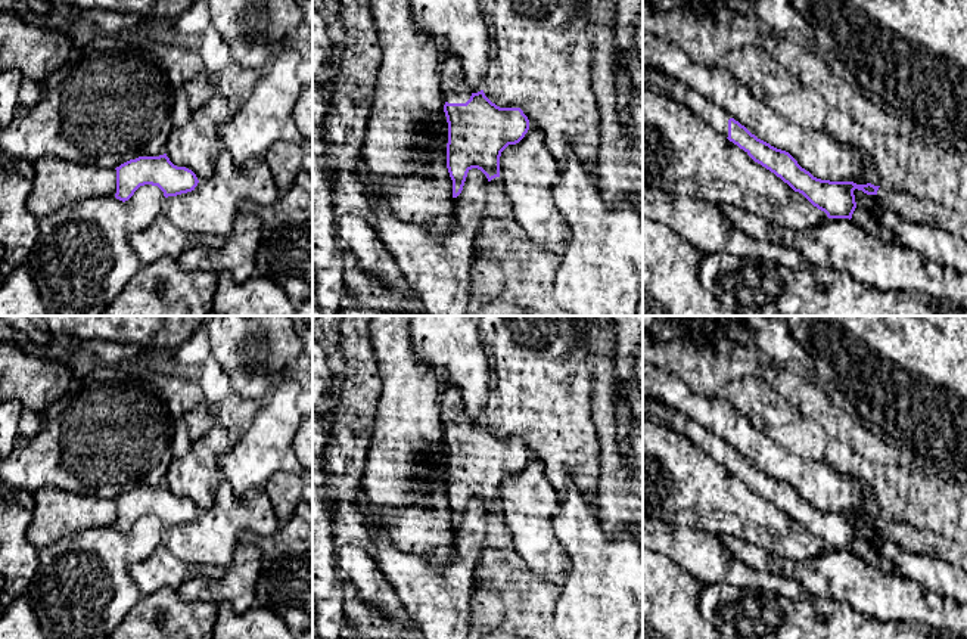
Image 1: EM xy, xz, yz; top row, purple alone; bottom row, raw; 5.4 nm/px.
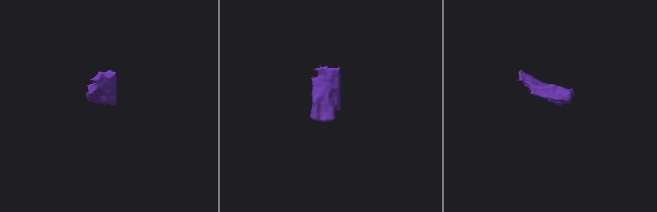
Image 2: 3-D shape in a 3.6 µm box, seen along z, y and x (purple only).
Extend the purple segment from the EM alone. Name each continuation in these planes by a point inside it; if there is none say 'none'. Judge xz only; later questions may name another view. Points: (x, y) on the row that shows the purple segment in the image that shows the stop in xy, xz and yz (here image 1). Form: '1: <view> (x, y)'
1: xz (454, 87)

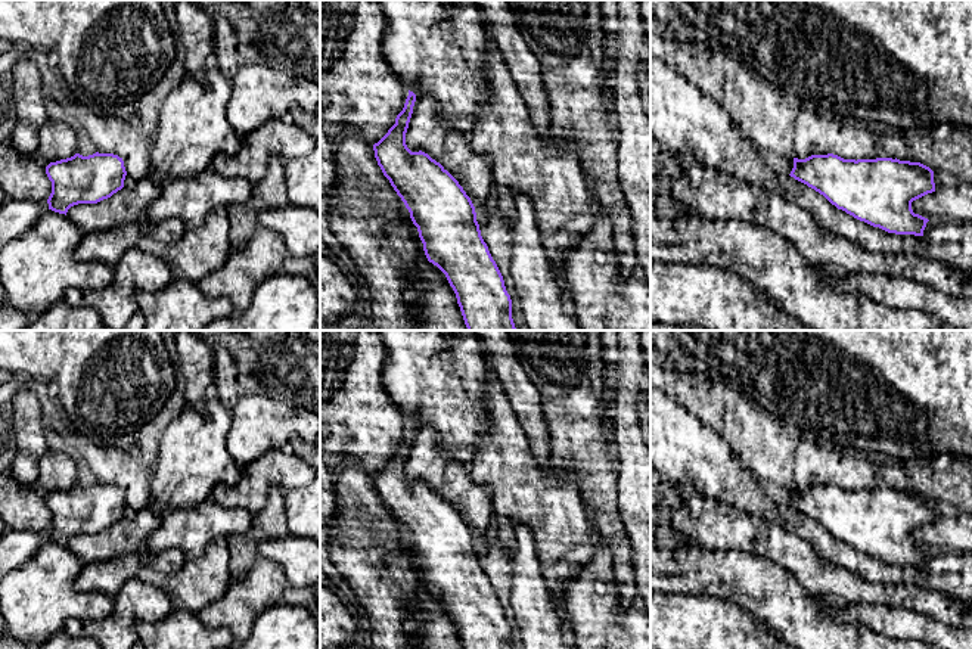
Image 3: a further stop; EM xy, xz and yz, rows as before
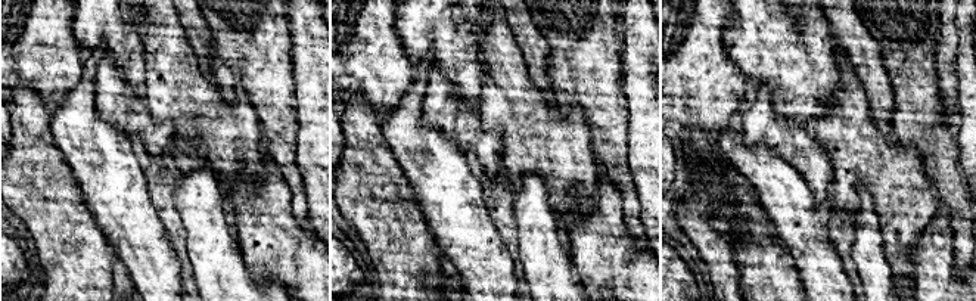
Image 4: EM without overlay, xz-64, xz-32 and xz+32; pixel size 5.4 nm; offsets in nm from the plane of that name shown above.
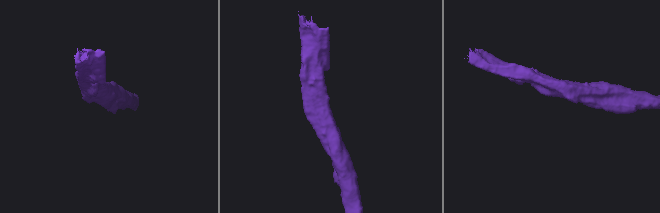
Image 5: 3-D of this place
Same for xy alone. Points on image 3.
none

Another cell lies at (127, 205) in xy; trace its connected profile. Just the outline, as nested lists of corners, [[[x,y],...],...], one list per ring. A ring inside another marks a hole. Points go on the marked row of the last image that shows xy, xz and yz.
[[[152,177],[142,178],[133,189],[122,187],[97,204],[78,204],[66,217],[83,232],[109,230],[125,223],[146,223],[147,206],[159,196],[162,184]]]

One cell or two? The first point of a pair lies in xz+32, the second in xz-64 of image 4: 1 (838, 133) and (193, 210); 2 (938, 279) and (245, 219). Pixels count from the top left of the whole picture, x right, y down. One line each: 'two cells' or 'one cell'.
1: two cells
2: one cell

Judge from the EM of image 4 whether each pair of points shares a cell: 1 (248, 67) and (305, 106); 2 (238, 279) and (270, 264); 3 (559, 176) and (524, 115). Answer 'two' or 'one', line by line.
1: two
2: two
3: one

